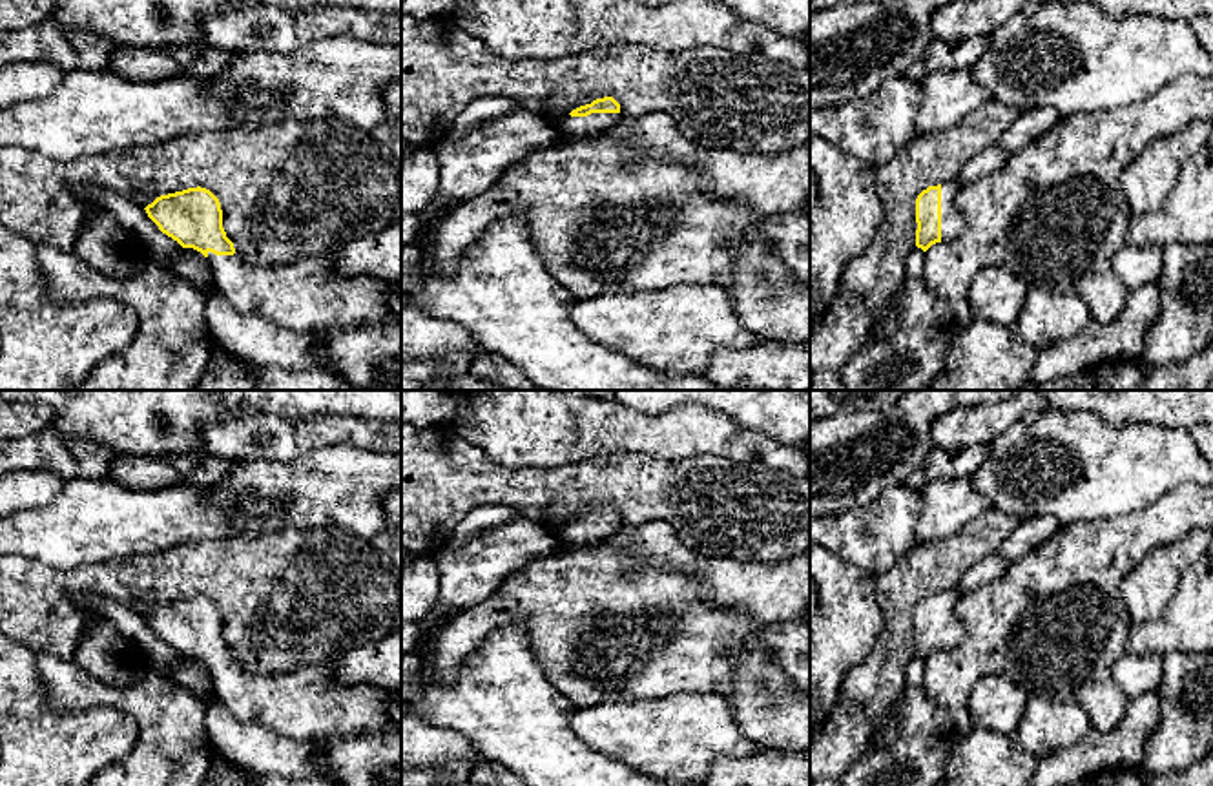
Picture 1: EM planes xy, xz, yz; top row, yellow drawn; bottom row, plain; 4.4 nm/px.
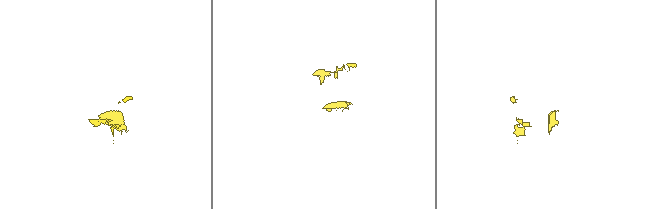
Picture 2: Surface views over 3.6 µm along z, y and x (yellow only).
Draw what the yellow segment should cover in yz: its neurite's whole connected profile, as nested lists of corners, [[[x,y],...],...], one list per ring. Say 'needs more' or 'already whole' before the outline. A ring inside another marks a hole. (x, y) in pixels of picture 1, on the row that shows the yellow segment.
needs more; [[[949,181],[928,186],[916,199],[916,246],[927,252],[936,243],[959,237],[965,222],[956,212],[956,193],[961,182]]]

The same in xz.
needs more; [[[613,97],[596,98],[558,120],[558,135],[586,137],[609,129],[620,119],[620,104]]]

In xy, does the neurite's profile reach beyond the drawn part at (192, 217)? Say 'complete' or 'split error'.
split error

